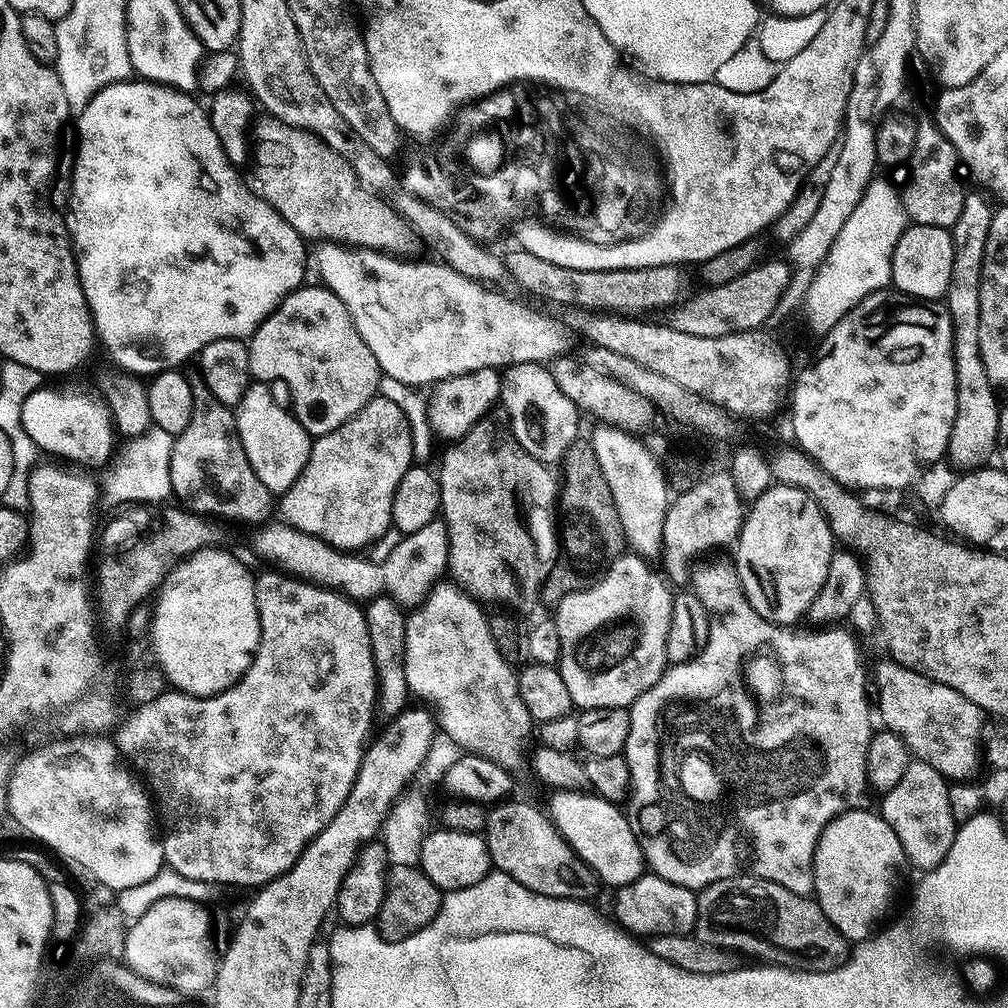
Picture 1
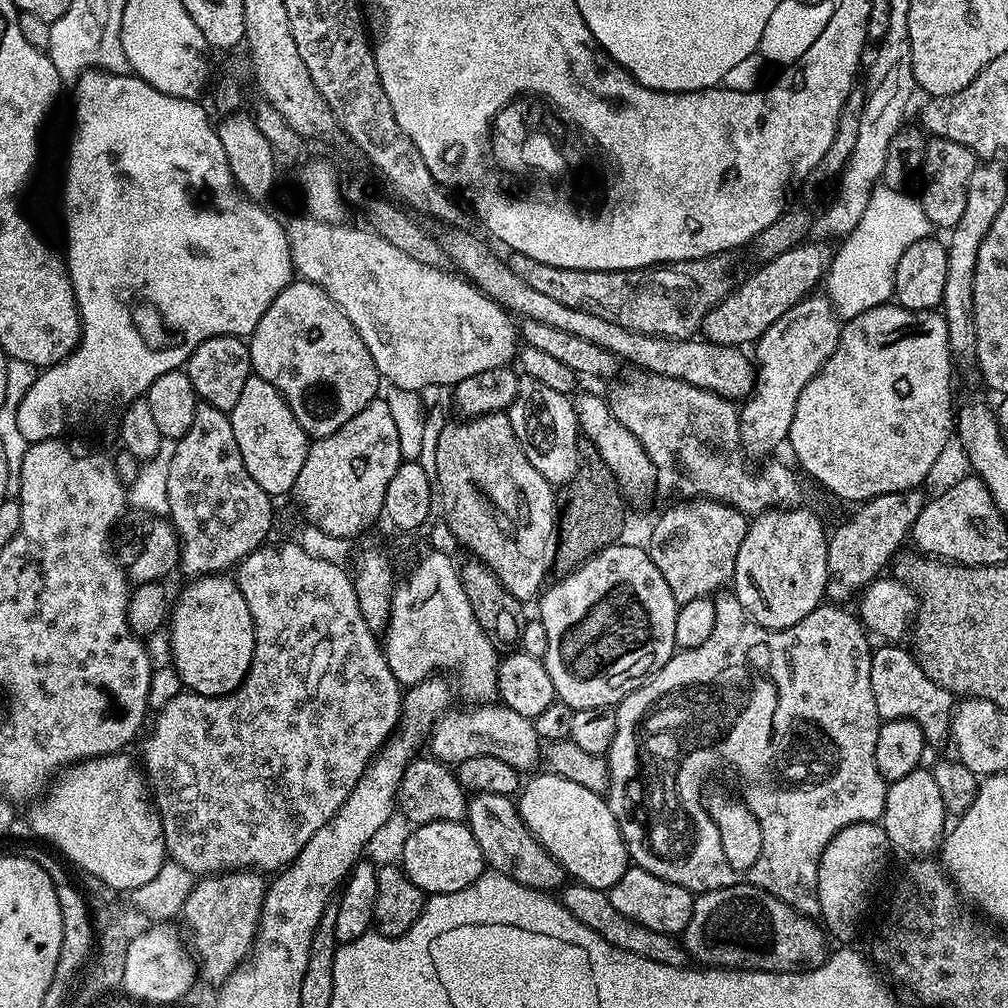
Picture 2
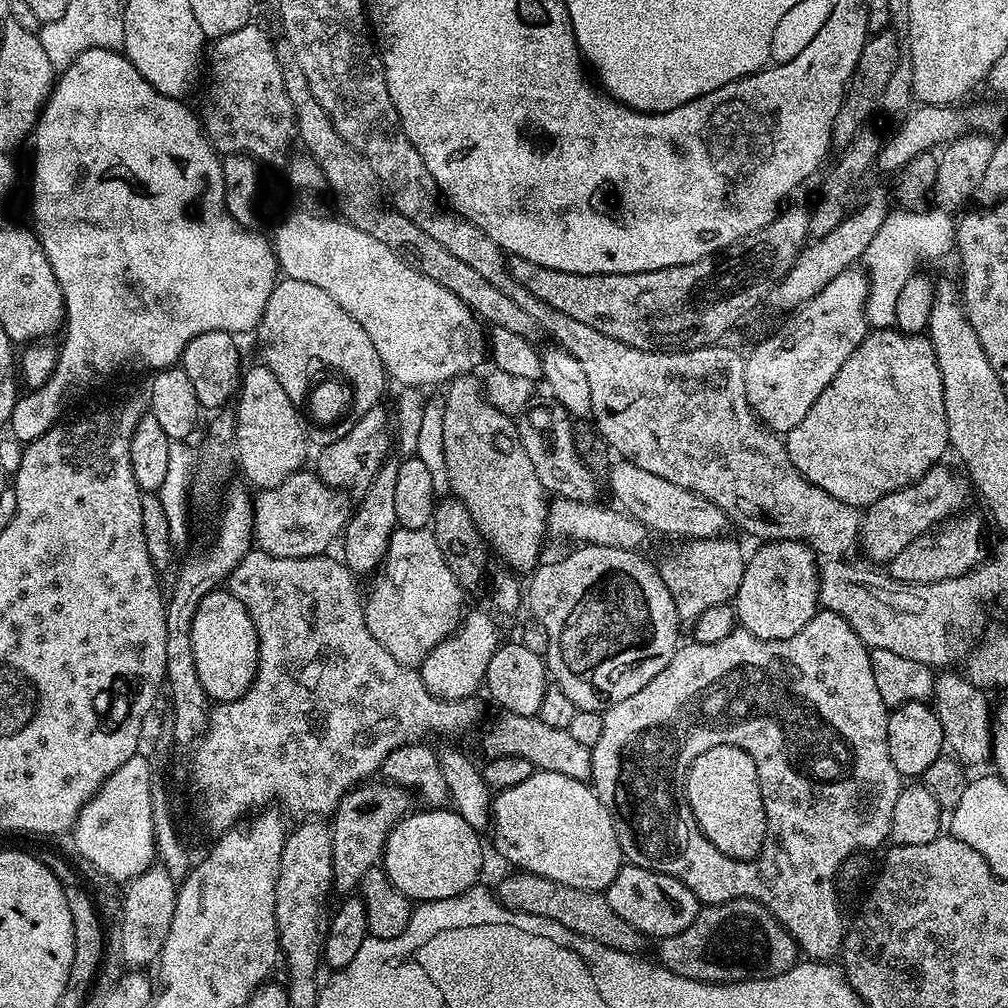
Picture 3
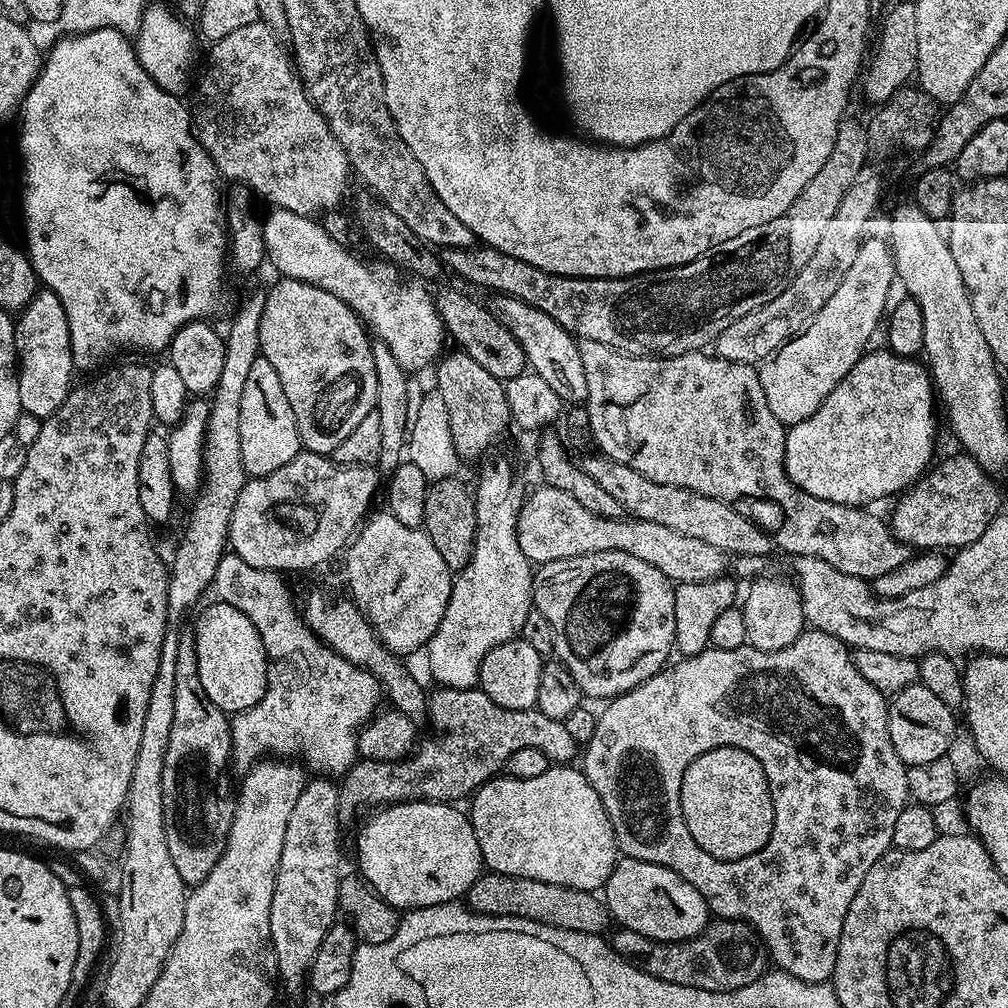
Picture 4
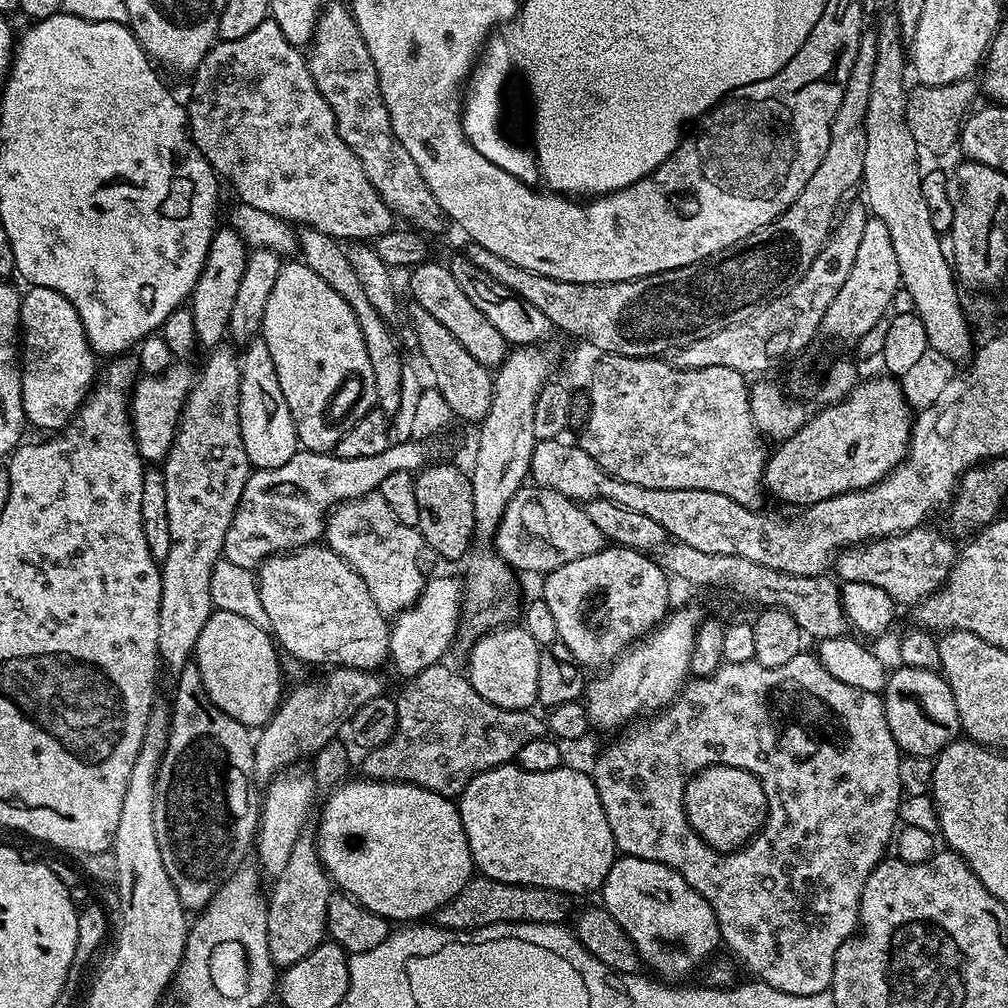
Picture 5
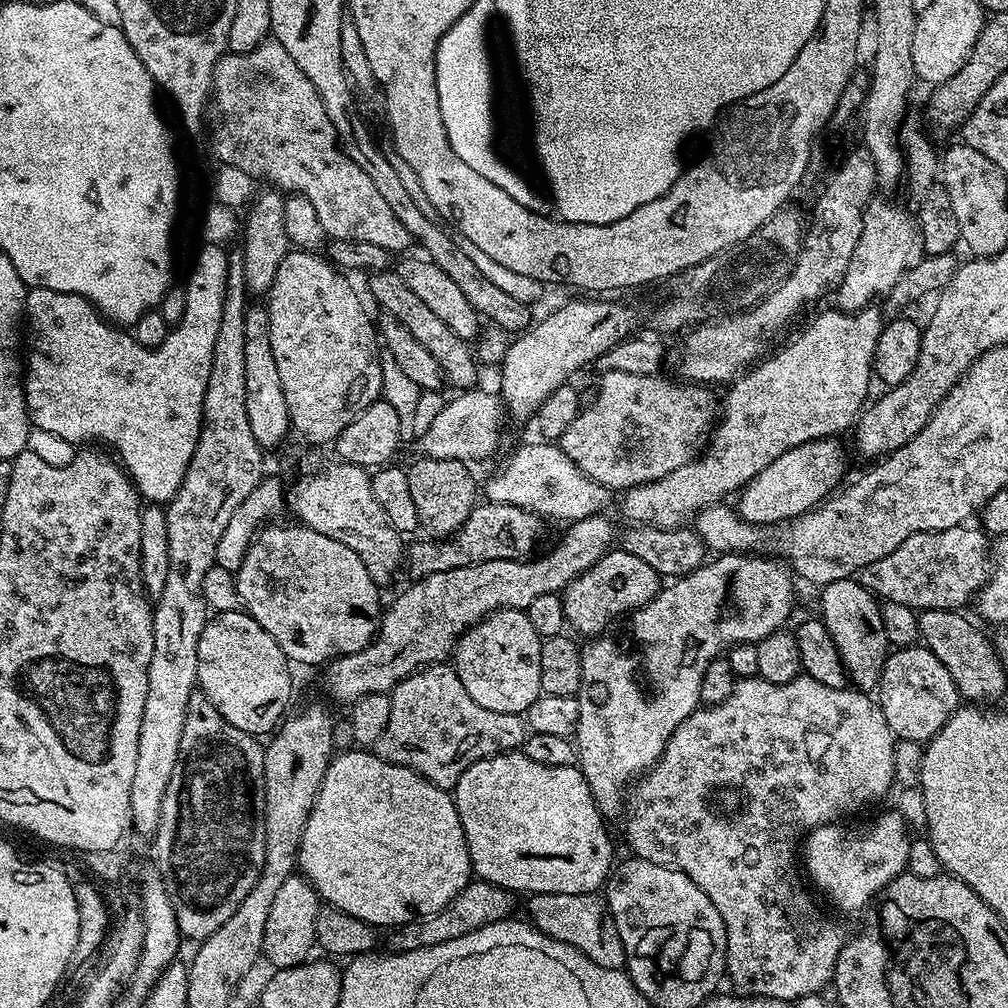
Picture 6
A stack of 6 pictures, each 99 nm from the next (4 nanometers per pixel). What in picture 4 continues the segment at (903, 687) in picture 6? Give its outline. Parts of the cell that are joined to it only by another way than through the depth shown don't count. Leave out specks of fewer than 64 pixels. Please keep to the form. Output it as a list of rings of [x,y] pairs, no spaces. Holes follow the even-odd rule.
[[[919,682],[896,693],[888,700],[888,733],[898,758],[902,758],[905,766],[911,766],[949,755],[953,751],[952,739],[956,736],[956,716],[949,704]]]

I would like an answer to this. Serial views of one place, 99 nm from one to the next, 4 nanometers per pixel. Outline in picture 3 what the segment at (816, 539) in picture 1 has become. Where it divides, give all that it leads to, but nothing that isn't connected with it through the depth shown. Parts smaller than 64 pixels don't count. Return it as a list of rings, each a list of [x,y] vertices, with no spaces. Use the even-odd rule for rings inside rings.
[[[769,540],[747,557],[734,607],[739,627],[763,640],[790,640],[818,611],[820,574],[817,553],[800,540]]]

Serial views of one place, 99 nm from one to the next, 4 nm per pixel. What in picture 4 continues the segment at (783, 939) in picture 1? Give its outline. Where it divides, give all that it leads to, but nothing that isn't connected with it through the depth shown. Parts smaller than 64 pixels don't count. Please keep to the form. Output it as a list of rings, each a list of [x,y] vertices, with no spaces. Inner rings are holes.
[[[713,919],[694,938],[680,940],[677,944],[651,940],[646,934],[638,934],[629,928],[617,927],[615,931],[611,933],[610,943],[623,960],[638,966],[638,970],[649,972],[654,978],[662,978],[662,982],[674,982],[674,986],[729,992],[750,986],[750,982],[770,968],[768,949],[747,920]]]

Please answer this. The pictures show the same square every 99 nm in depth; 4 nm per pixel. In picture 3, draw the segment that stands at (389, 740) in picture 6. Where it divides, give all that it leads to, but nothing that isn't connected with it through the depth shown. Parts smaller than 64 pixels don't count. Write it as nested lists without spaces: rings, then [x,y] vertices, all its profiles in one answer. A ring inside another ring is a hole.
[[[501,711],[500,717],[492,724],[492,729],[484,736],[485,757],[517,756],[526,758],[533,769],[554,774],[566,774],[566,778],[574,778],[585,782],[592,778],[592,749],[577,742],[566,728],[549,726],[542,722],[539,715],[523,716],[513,712]],[[380,778],[351,788],[340,799],[330,817],[333,844],[332,887],[336,892],[352,894],[359,889],[366,870],[381,863],[389,832],[409,815],[414,806],[413,802],[408,789]]]

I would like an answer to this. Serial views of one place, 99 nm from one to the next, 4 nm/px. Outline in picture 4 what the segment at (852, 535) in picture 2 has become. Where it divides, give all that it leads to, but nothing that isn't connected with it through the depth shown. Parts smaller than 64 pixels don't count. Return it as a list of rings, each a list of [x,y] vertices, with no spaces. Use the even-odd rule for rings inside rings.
[[[959,455],[946,457],[940,465],[937,463],[927,473],[926,478],[913,484],[895,501],[897,504],[892,512],[890,527],[892,535],[897,536],[903,544],[916,550],[945,550],[944,548],[959,550],[970,546],[970,542],[978,542],[978,538],[986,534],[986,526],[990,526],[990,522],[994,522],[994,518],[1000,515],[1002,511],[1000,488],[992,481],[995,479],[973,456]]]

